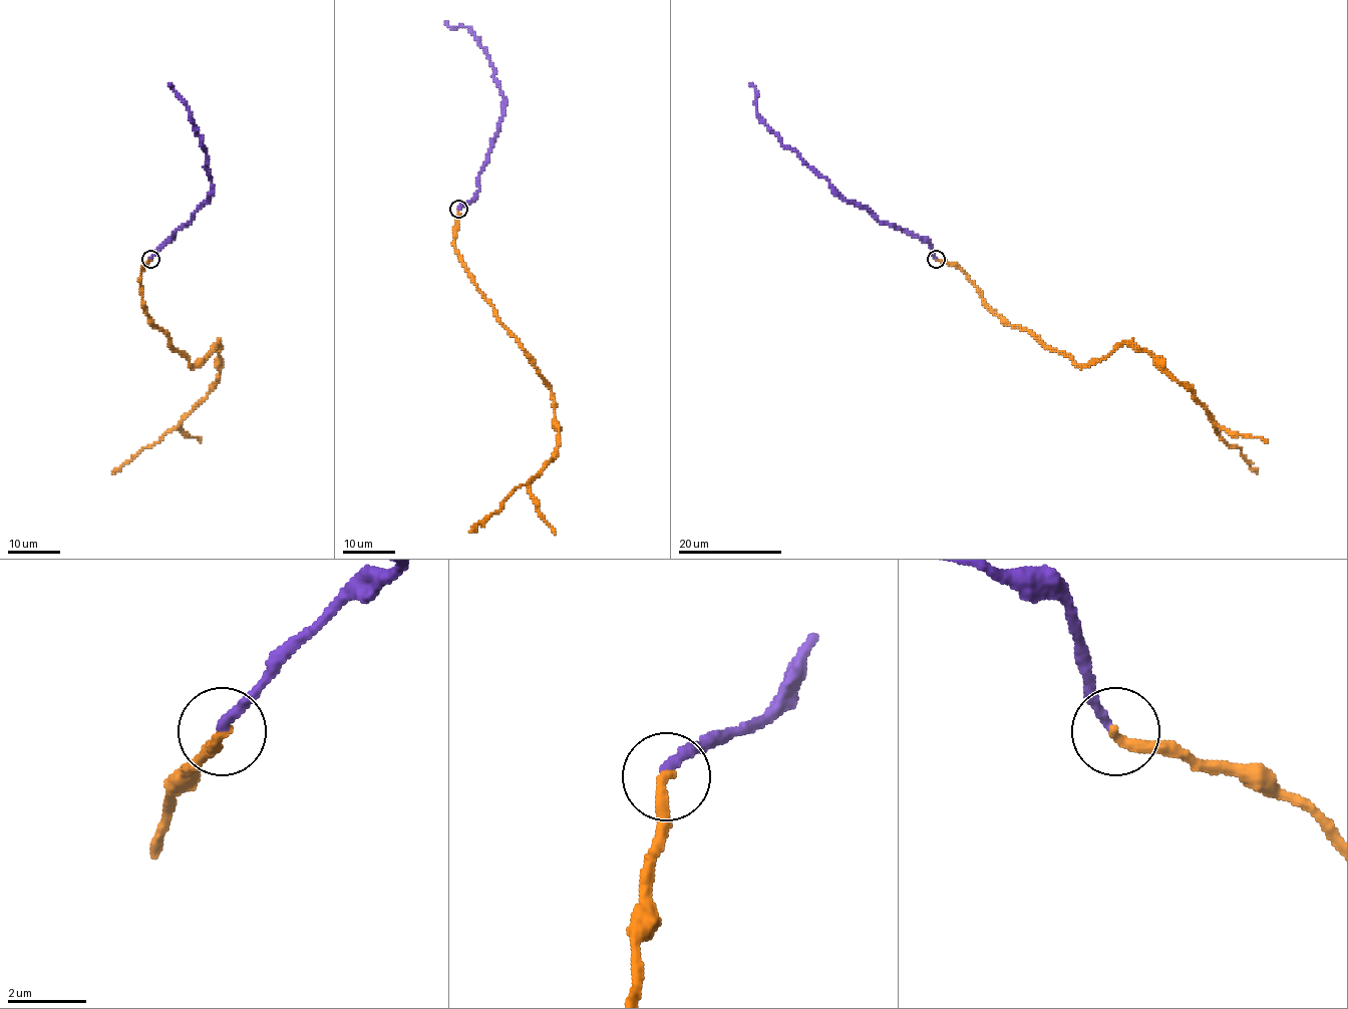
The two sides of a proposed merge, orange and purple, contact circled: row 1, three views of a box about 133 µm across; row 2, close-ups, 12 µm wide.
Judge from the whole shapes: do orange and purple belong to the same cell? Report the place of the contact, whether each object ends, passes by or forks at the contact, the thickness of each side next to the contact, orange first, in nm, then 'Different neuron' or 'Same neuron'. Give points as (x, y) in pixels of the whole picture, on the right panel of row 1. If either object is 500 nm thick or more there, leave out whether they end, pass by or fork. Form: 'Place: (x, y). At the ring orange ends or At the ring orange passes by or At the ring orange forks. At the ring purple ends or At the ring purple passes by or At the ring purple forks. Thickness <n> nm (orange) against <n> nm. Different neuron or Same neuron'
Place: (936, 259). At the ring orange ends. At the ring purple ends. Thickness 300 nm (orange) against 240 nm. Same neuron

